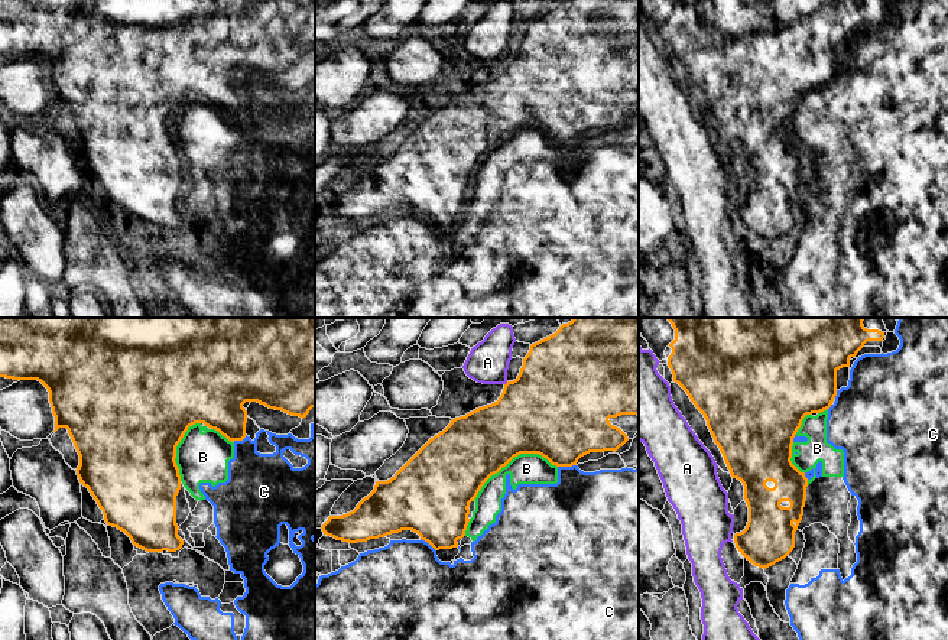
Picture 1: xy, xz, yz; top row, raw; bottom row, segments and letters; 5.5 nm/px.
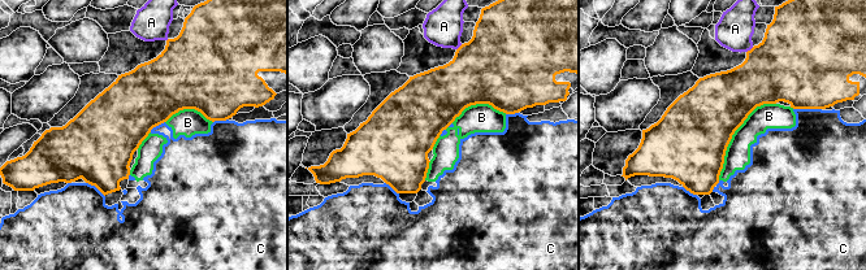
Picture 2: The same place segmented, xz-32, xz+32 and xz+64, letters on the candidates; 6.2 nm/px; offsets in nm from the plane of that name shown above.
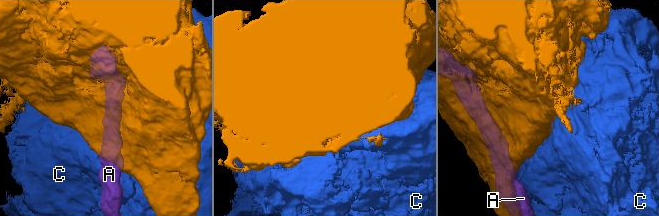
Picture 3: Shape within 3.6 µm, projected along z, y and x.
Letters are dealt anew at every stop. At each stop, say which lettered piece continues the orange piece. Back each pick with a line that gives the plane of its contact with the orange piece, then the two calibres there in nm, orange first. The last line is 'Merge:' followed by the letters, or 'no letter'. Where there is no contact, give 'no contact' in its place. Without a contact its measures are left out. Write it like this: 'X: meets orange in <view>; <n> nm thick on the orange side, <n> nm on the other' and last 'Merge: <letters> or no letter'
B: meets orange in xz; 400 nm thick on the orange side, 180 nm on the other
Merge: B

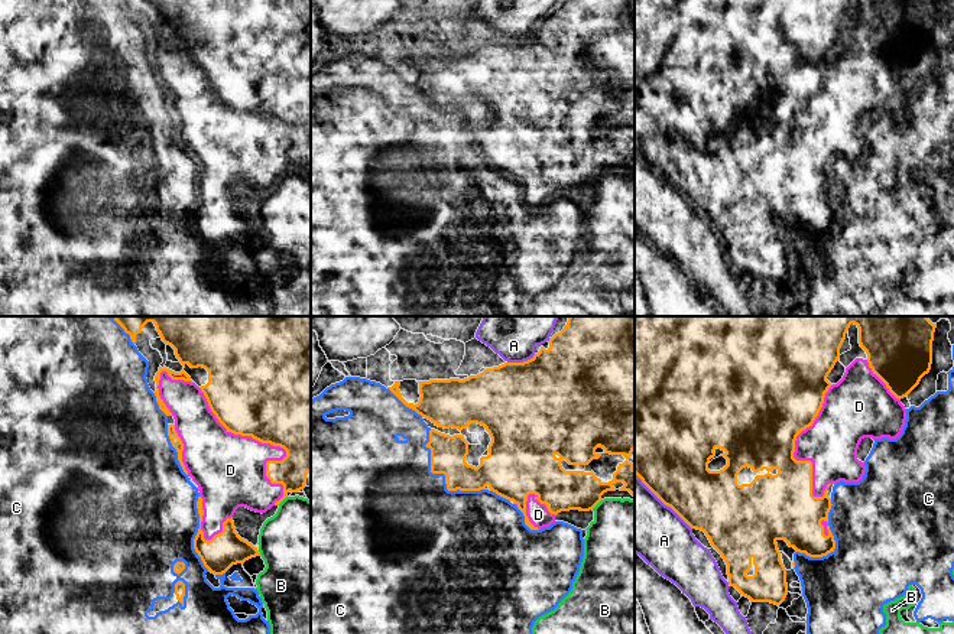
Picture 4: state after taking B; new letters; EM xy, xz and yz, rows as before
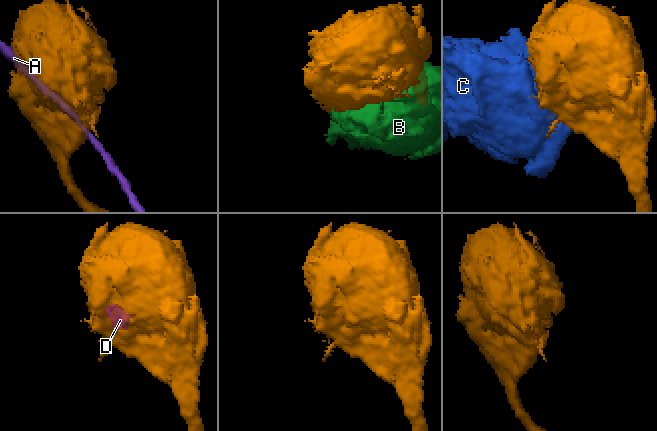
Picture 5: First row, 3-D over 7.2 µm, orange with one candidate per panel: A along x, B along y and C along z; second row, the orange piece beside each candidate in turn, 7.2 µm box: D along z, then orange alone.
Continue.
D: meets orange in xy; 500 nm thick on the orange side, 360 nm on the other
Merge: D

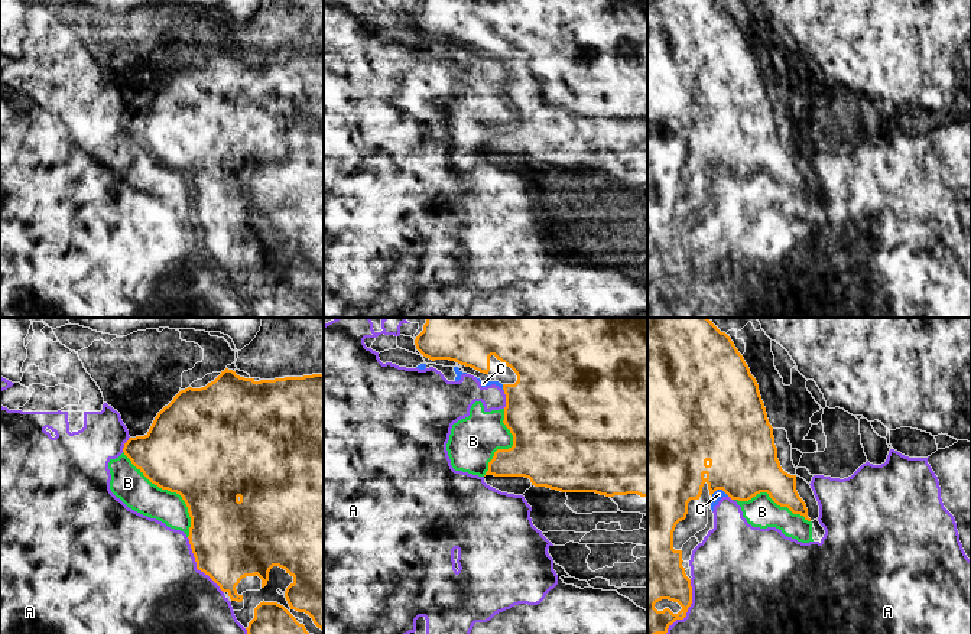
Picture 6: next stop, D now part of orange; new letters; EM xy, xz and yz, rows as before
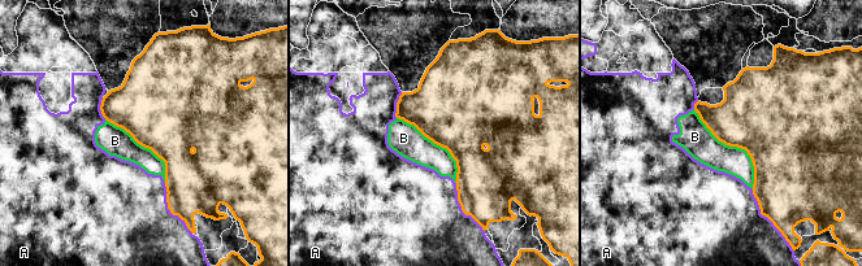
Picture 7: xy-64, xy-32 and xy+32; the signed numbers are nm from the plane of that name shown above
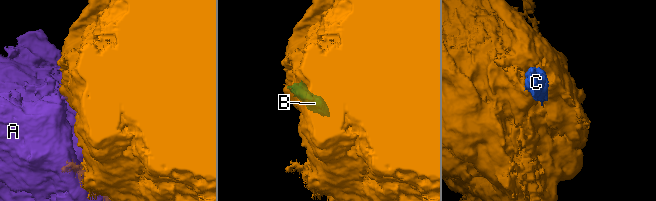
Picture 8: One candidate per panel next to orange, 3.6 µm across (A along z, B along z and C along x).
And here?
Merge: no letter

